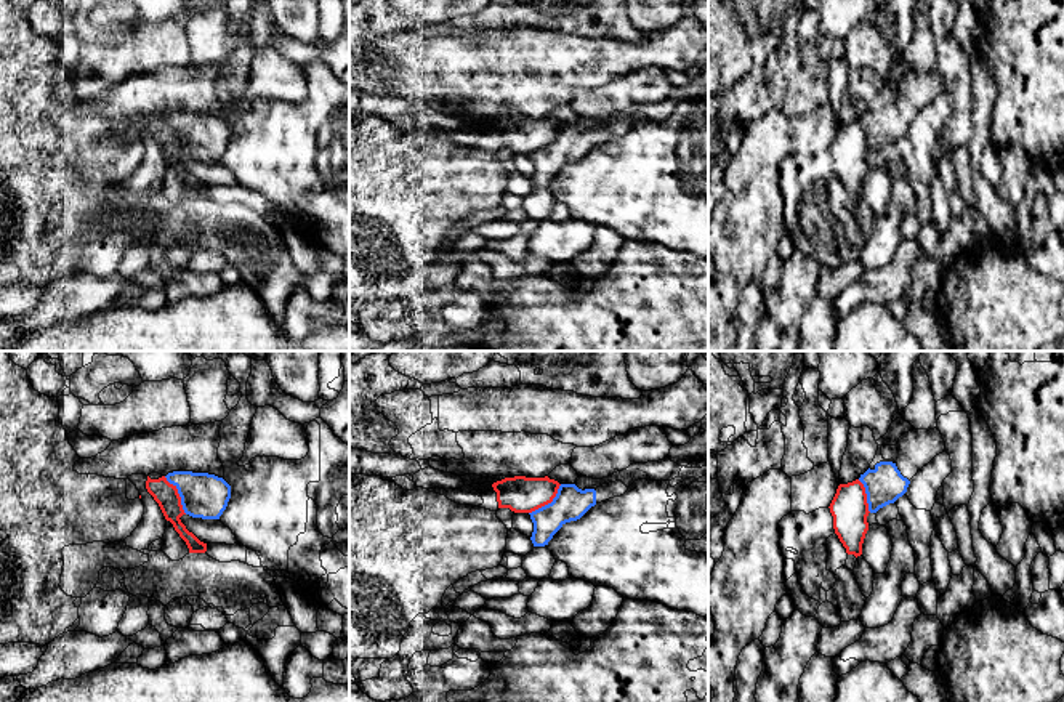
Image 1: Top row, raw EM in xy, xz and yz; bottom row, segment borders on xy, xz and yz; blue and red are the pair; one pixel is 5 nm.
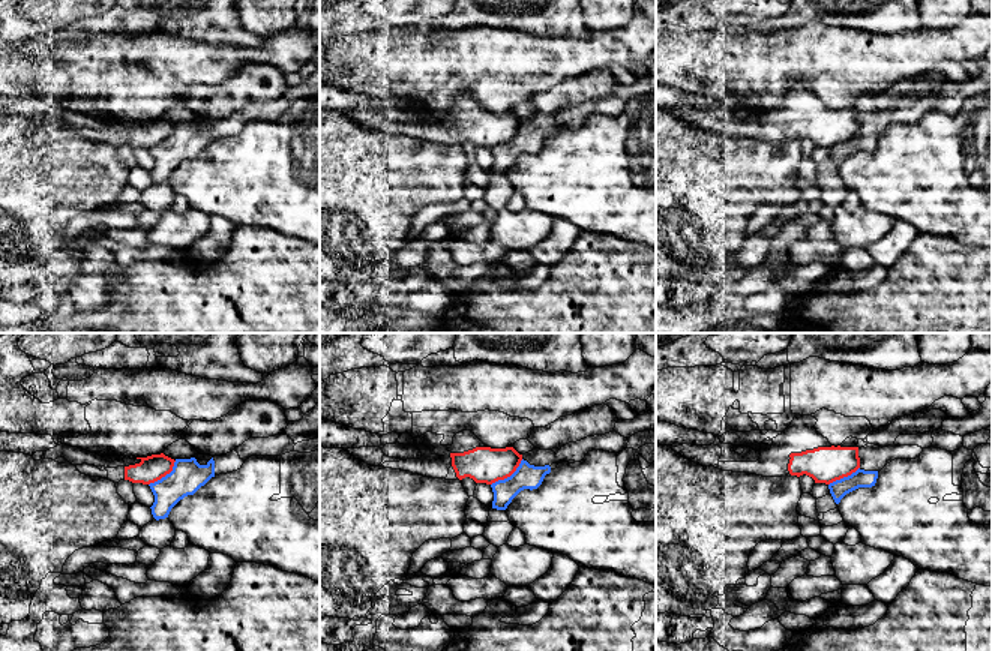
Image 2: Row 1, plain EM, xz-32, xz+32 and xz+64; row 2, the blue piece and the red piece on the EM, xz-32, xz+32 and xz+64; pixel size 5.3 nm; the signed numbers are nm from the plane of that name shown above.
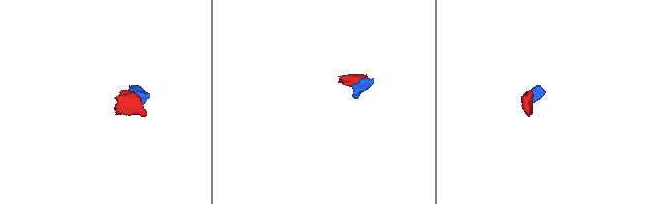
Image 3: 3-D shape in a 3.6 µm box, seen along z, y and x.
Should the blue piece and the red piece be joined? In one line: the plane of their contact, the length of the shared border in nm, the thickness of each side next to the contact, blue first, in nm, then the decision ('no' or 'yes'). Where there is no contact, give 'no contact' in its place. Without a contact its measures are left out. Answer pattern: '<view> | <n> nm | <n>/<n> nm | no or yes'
xy | 220 nm | 220/120 nm | no

